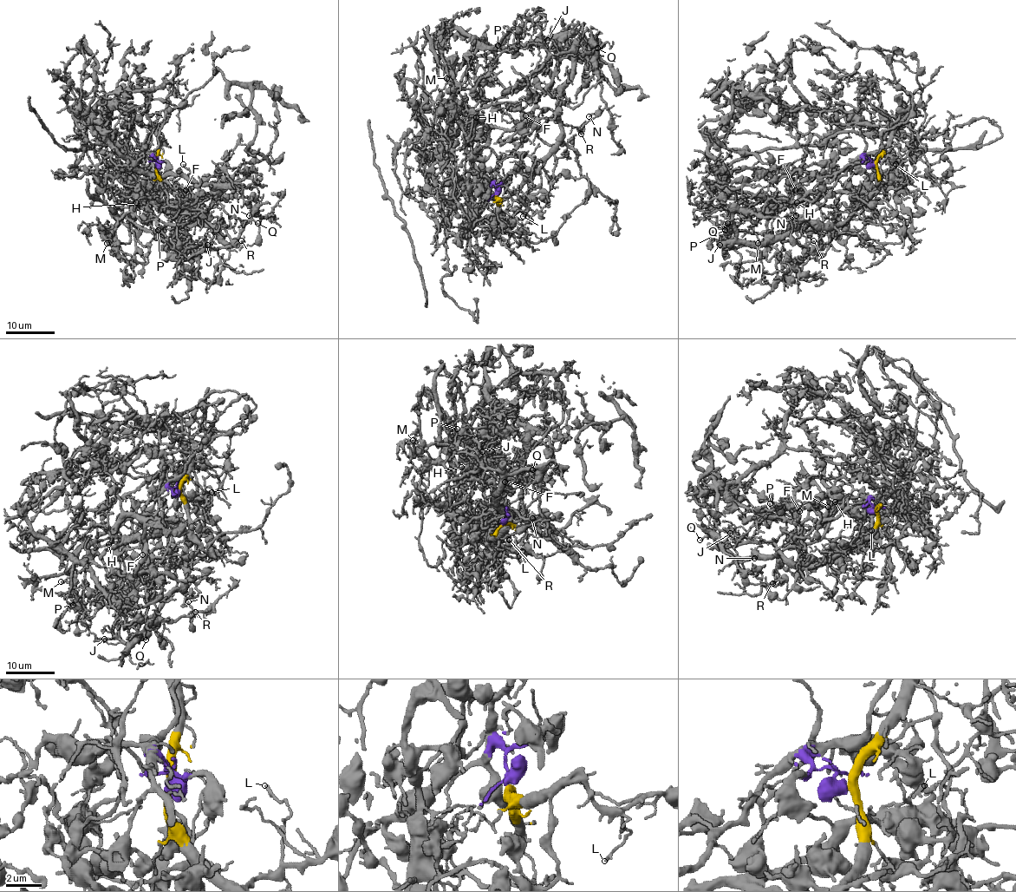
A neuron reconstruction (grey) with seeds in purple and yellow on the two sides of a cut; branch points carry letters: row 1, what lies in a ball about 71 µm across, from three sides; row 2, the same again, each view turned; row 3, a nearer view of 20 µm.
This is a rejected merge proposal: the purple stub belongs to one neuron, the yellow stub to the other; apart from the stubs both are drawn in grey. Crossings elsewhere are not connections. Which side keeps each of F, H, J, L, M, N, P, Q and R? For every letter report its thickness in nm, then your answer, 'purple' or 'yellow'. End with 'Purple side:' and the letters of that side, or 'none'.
F: 130 nm thick; purple
H: 280 nm thick; purple
J: 130 nm thick; yellow
L: 180 nm thick; yellow
M: 340 nm thick; purple
N: 110 nm thick; yellow
P: 100 nm thick; purple
Q: 110 nm thick; yellow
R: 110 nm thick; yellow
Purple side: F, H, M, P

